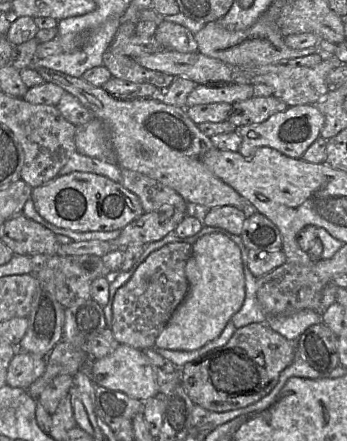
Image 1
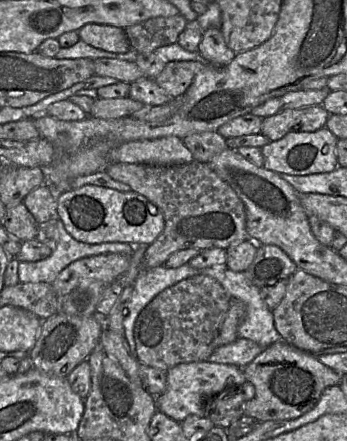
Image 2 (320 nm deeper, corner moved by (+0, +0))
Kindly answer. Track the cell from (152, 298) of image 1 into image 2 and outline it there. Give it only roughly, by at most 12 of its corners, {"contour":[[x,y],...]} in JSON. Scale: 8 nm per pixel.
{"contour":[[201,274],[141,310],[137,360],[208,361],[230,298]]}

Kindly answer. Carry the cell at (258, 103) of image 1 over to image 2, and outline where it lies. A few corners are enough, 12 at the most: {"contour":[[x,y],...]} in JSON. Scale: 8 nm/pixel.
{"contour":[[322,105],[262,118],[261,133],[276,141],[289,132],[315,132],[330,114]]}

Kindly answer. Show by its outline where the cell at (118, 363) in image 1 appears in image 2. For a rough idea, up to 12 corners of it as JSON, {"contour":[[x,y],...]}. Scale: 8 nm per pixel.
{"contour":[[208,361],[166,371],[159,412],[204,417],[207,400],[247,382],[242,368]]}

